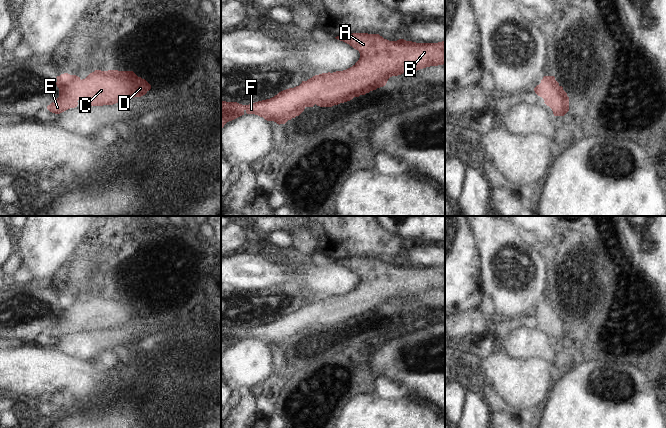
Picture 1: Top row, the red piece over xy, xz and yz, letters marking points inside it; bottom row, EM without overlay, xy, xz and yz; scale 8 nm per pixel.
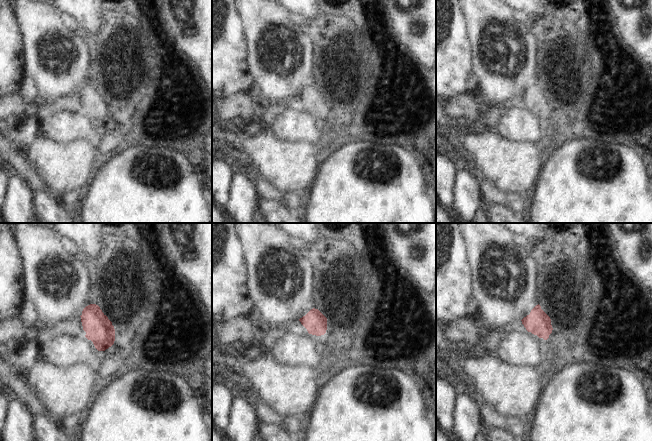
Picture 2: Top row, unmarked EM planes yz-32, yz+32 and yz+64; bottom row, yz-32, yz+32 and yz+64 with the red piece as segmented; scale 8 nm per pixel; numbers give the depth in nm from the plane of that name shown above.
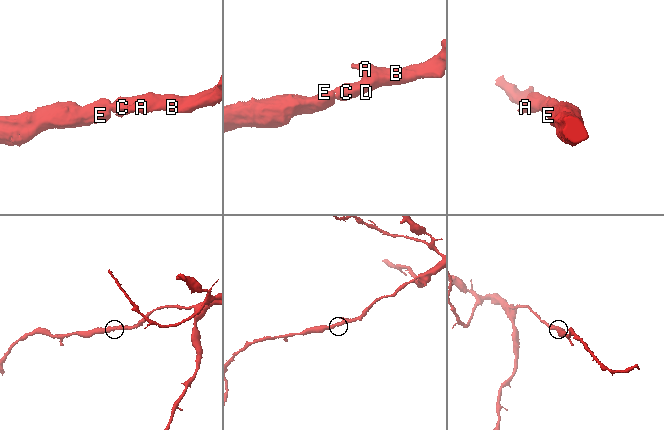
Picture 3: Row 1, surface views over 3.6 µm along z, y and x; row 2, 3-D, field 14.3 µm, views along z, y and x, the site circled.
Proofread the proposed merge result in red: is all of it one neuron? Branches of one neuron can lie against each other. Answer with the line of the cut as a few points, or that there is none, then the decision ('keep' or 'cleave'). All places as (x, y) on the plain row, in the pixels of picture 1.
cut none; keep

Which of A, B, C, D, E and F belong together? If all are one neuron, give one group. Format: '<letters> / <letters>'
A B C D E F

